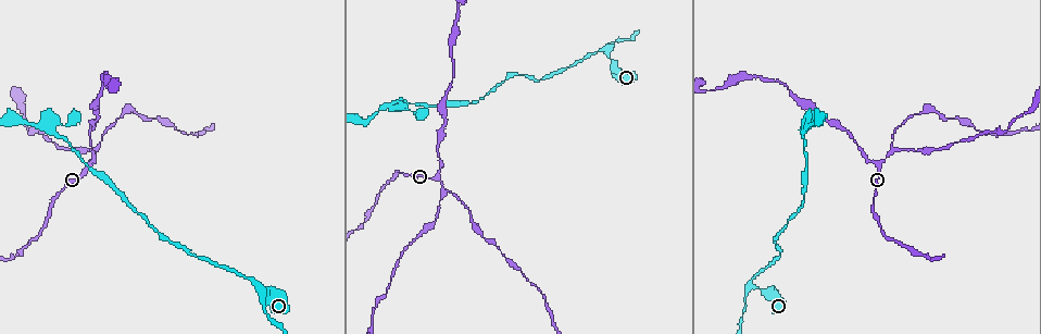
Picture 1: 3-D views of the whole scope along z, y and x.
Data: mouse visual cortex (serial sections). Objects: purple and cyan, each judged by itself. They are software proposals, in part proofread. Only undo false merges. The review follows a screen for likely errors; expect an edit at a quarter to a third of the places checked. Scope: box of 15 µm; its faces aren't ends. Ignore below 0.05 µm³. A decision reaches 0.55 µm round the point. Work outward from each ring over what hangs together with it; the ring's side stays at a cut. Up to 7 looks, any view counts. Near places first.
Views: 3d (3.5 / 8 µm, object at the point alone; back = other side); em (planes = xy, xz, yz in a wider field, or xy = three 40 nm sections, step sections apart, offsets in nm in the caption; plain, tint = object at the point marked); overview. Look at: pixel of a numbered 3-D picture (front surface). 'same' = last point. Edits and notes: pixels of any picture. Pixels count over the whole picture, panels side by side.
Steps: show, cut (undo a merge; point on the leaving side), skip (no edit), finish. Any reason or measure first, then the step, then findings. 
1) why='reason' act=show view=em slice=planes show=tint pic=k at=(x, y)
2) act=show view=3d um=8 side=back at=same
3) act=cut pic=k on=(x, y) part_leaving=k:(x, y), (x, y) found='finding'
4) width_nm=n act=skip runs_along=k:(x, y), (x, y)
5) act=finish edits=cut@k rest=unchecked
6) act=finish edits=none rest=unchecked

why='abrupt turn' act=show view=3d um=8 side=back pic=1 at=(258, 284)

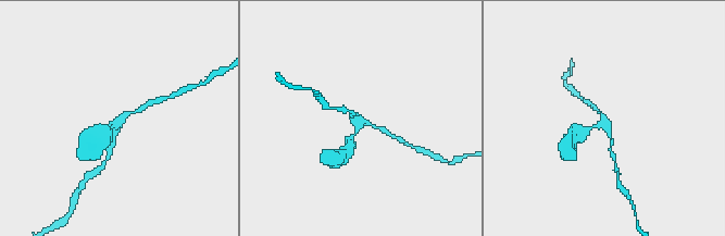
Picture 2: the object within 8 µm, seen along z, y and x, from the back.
why='closer look' act=show view=3d um=3.5 pic=2 at=(118, 124)

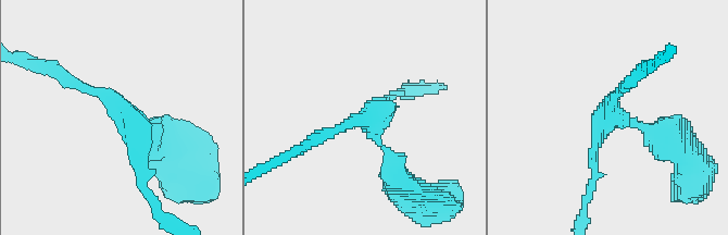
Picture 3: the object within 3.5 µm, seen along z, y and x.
arms=3 arm_widths_nm=150,150,300 why='now the EM' act=show view=em slice=planes show=tint pic=3 at=(613, 117)

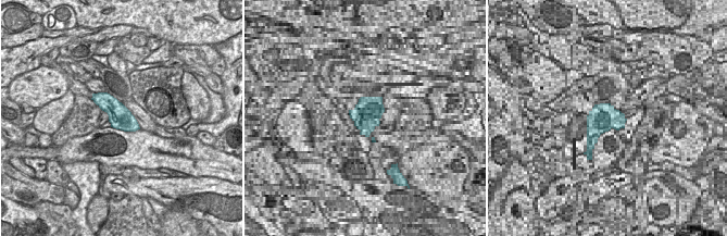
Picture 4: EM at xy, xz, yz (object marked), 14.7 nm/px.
width_nm=340 act=skip runs_along=3:(153, 141), (117, 101), (71, 85) found='all the same cell'

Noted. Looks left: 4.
why='thin neck' act=show view=3d um=3.5 pic=1 at=(892, 150)

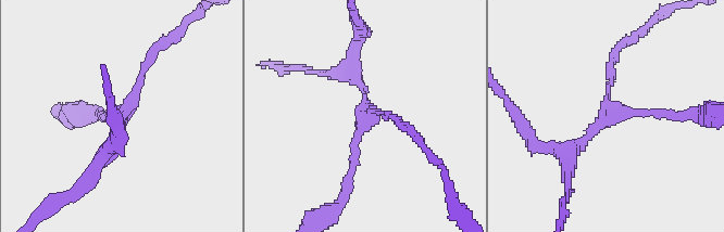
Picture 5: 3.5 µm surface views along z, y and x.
arms=3 arm_widths_nm=150,150,200 why='need the tissue' act=show view=em slice=planes show=tint pic=5 at=(123, 111)

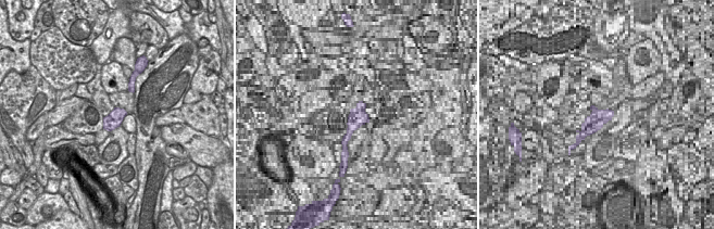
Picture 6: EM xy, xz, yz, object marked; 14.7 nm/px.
act=skip runs_along=5:(568, 165), (610, 112), (674, 115) found='one cell here'

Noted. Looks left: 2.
why='thin neck' act=show view=3d um=8 pic=1 at=(51, 128)

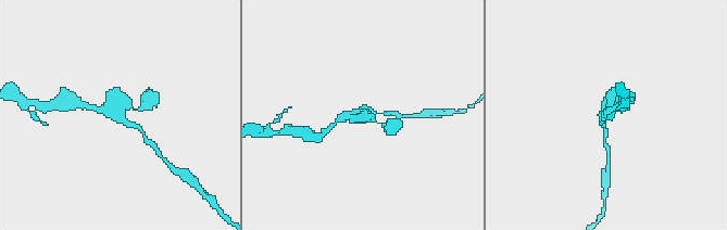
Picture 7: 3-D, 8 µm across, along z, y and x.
act=show view=em slice=xy step=2 show=tint pic=7 at=(114, 112)

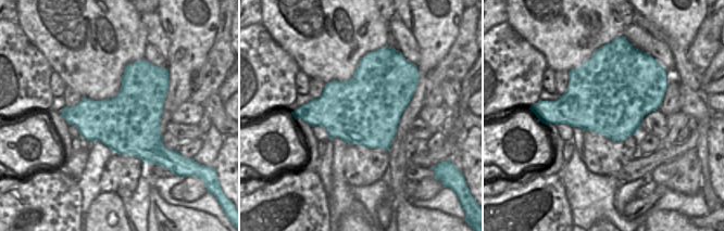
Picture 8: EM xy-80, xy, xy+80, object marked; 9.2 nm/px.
act=skip runs_along=7:(141, 131), (116, 112), (88, 106) found='one cell here'

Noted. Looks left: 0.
act=finish edits=none rest=unchecked

